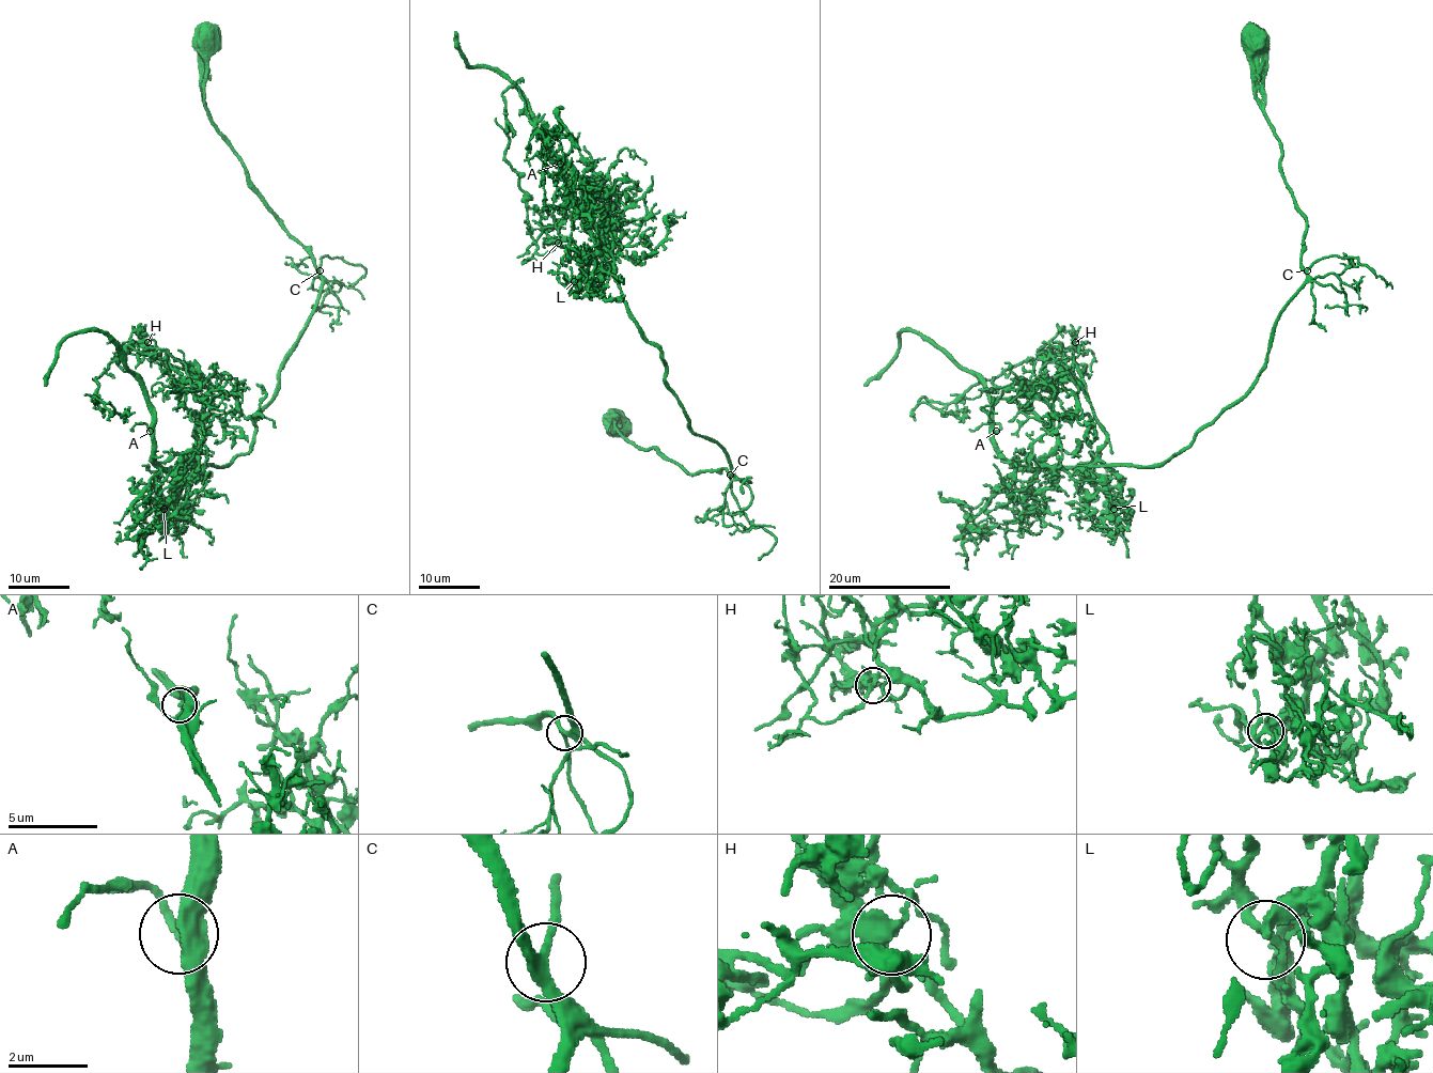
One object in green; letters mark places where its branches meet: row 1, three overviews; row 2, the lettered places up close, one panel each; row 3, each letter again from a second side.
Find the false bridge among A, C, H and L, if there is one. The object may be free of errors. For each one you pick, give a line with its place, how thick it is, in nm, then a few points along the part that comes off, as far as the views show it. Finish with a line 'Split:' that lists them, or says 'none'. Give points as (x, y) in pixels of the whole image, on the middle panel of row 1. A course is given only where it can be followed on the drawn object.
H: at (558, 243); 130 nm thick; foreign part runs (557, 243), (527, 204), (519, 175), (505, 158), (502, 94), (510, 87), (519, 89), (528, 121), (541, 131)
Split: H

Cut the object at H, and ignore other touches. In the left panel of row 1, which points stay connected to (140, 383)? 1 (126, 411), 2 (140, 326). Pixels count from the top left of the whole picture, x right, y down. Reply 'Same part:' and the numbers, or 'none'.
Same part: none

